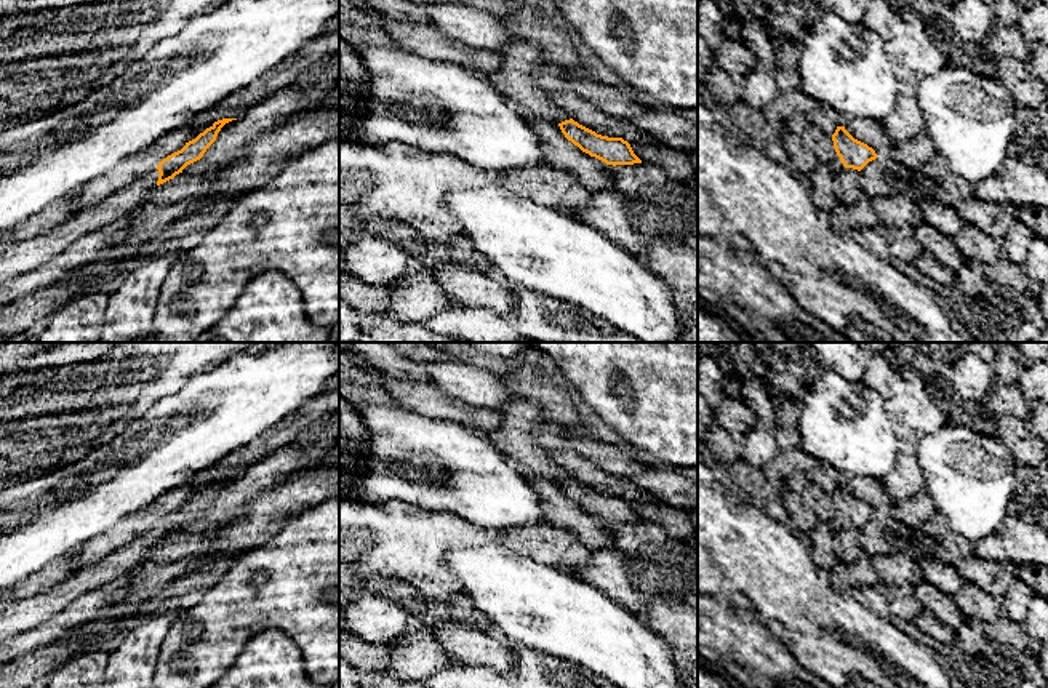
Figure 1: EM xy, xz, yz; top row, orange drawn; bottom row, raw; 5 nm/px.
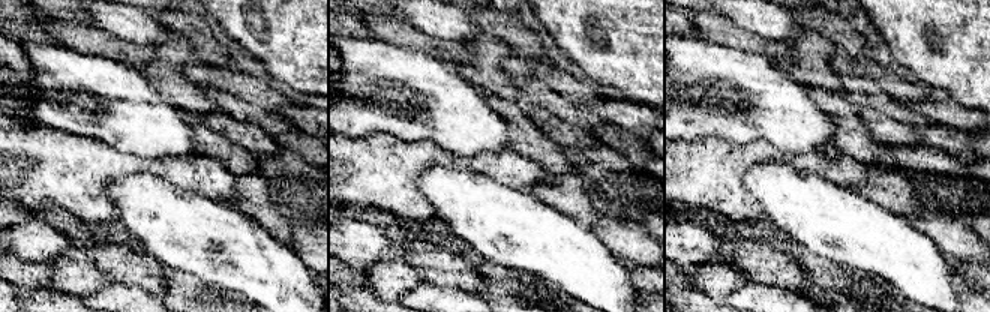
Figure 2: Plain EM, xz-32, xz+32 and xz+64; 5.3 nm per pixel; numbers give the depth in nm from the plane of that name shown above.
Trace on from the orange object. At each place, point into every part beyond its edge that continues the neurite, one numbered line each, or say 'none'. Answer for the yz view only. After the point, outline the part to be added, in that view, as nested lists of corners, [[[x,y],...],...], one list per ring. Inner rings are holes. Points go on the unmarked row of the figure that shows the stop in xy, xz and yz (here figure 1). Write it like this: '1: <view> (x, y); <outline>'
none

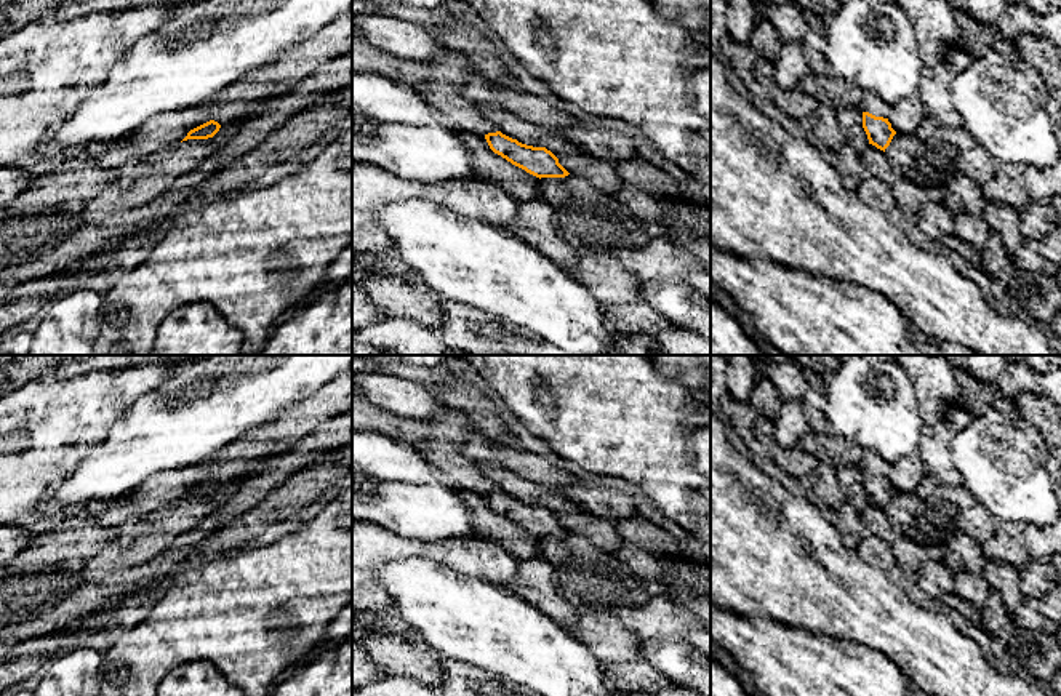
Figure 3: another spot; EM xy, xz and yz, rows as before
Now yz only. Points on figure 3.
1: yz (871, 461); [[[864,450],[863,451],[863,456],[858,462],[858,467],[861,470],[869,470],[875,475],[883,475],[883,477],[888,477],[890,470],[891,470],[891,464],[872,450]]]

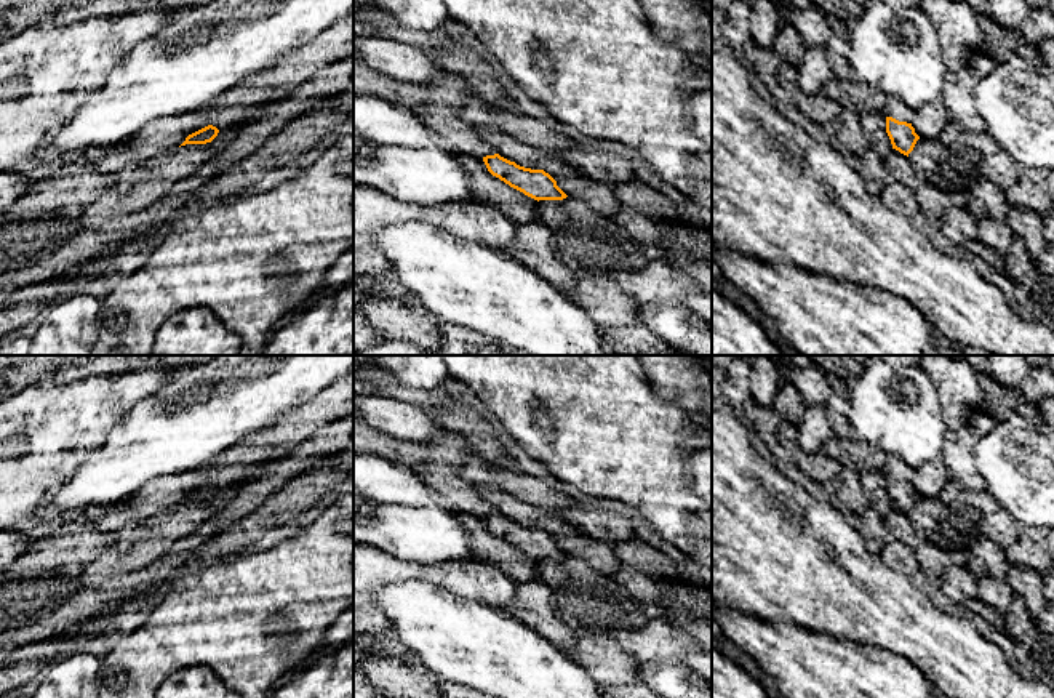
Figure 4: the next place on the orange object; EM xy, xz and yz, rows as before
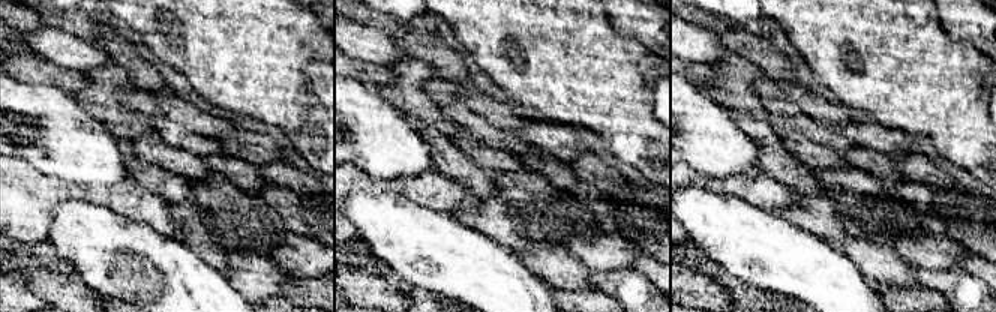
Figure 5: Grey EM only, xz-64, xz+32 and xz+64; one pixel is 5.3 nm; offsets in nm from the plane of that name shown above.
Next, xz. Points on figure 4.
none

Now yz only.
1: yz (894, 466); [[[888,455],[886,456],[886,461],[881,467],[881,472],[884,475],[892,475],[899,480],[907,480],[907,482],[912,482],[913,475],[915,475],[915,469],[896,455]]]

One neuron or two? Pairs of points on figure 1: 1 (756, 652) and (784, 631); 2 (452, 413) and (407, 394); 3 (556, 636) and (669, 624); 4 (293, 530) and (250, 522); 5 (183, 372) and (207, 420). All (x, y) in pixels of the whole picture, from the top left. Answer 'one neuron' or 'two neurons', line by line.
1: two neurons
2: one neuron
3: two neurons
4: two neurons
5: two neurons

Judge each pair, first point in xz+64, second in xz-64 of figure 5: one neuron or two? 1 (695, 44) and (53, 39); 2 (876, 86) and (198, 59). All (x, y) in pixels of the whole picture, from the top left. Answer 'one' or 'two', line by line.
1: one
2: one

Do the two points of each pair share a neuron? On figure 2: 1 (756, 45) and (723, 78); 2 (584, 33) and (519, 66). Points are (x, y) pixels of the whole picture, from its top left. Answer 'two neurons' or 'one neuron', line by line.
1: two neurons
2: two neurons

